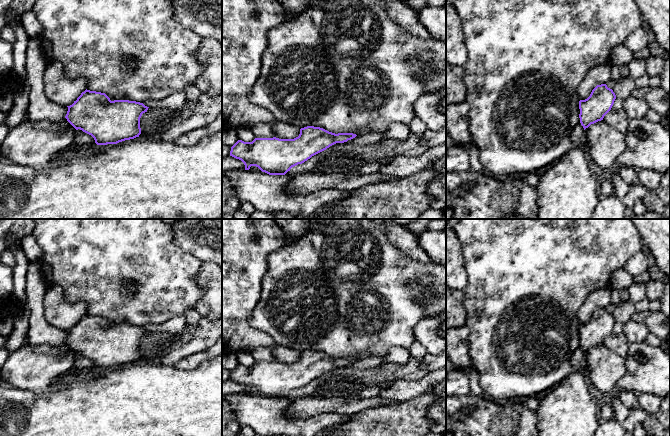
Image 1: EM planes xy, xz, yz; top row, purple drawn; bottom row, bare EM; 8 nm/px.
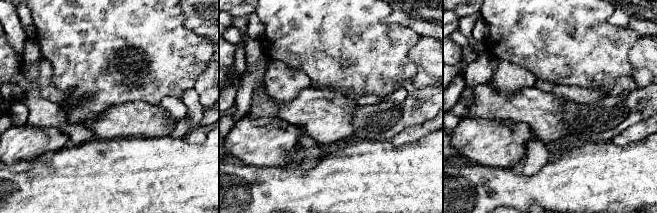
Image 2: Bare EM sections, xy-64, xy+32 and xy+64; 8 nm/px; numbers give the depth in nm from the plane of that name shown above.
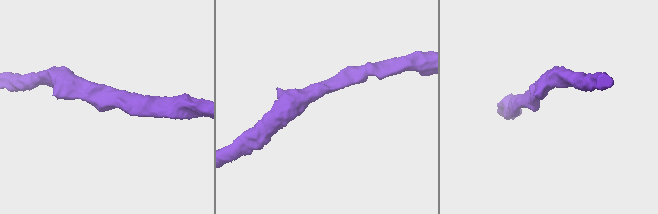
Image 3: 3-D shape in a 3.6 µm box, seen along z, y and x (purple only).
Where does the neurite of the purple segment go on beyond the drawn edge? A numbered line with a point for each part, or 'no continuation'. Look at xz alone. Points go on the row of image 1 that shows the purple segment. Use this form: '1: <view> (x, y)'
no continuation

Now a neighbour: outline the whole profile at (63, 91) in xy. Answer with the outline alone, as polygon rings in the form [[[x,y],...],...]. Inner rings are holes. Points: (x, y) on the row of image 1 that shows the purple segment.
[[[55,60],[47,62],[43,85],[46,97],[61,106],[72,105],[87,89],[87,81],[83,77],[69,79],[63,66]]]

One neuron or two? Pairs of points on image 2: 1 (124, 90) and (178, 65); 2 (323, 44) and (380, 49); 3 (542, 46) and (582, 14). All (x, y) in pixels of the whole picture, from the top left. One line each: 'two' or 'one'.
1: one
2: one
3: one

